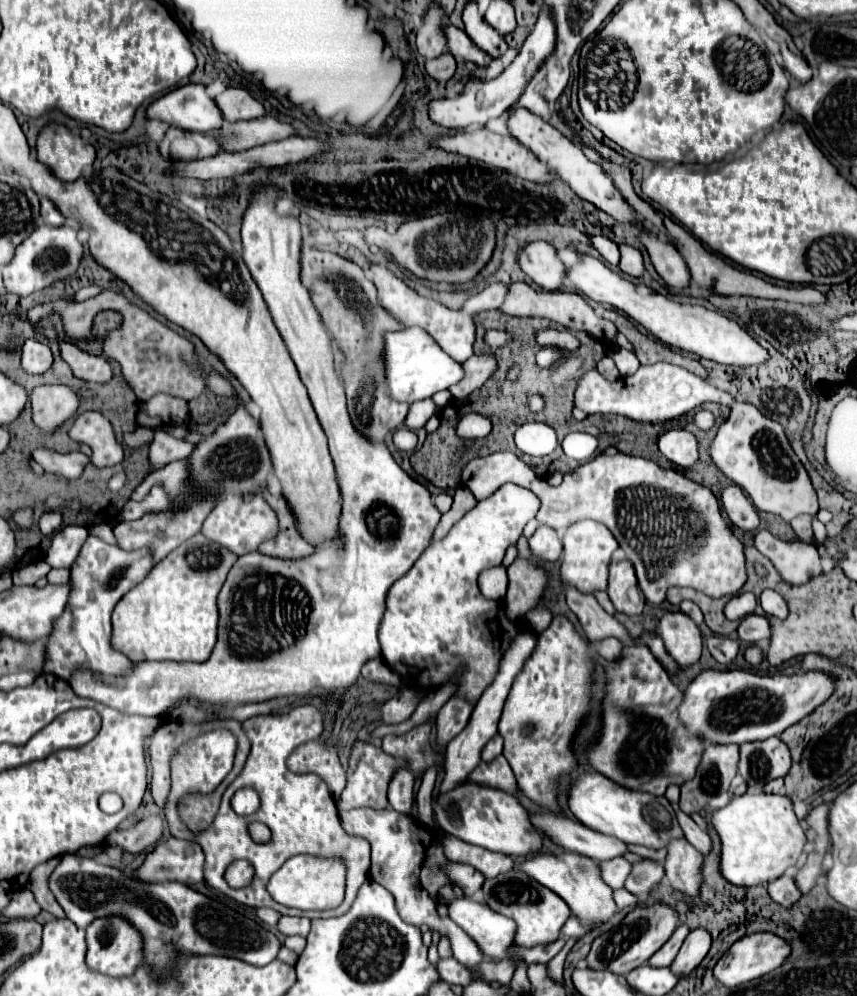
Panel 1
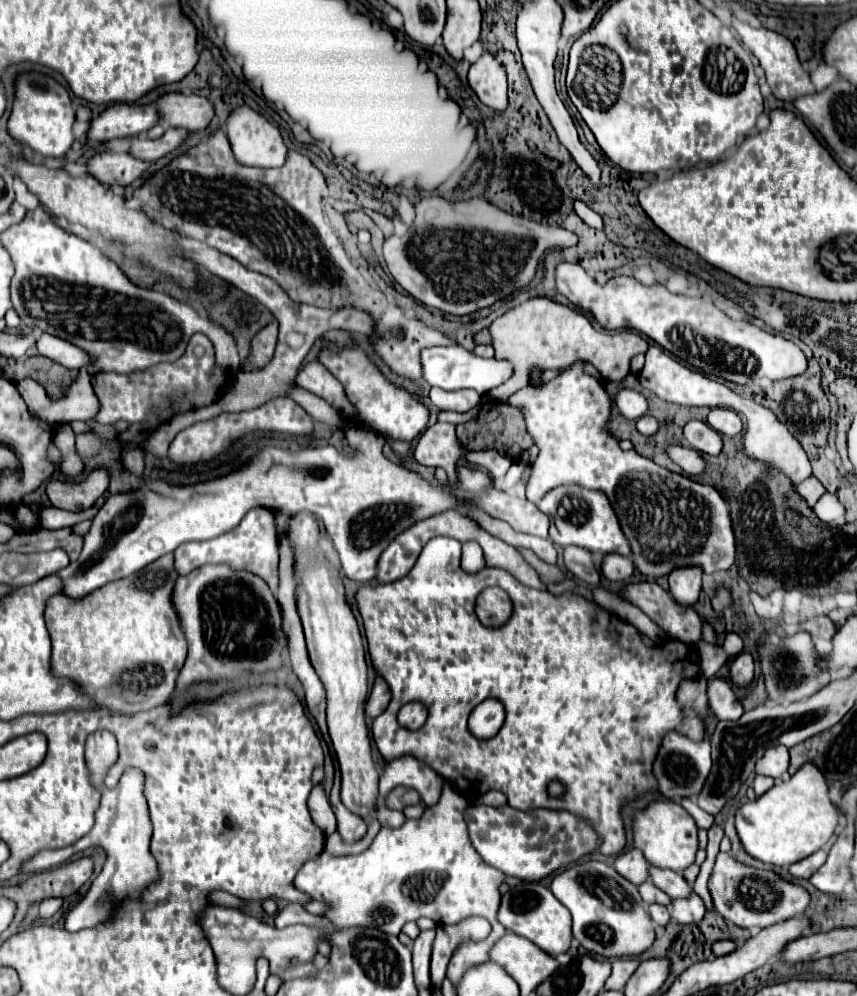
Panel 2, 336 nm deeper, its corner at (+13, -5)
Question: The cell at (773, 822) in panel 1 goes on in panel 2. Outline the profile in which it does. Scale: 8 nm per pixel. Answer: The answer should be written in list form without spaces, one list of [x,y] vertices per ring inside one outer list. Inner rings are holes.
[[[805,763],[789,781],[773,785],[759,799],[745,803],[735,815],[735,827],[745,851],[769,865],[793,865],[821,849],[833,835],[839,809],[829,799],[829,785],[821,769]]]

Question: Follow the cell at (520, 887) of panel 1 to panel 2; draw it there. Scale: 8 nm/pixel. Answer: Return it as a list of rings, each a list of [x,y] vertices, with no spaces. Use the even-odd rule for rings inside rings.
[[[521,883],[513,887],[513,893],[505,893],[501,899],[501,909],[499,909],[499,921],[513,933],[527,937],[533,941],[537,947],[541,947],[549,955],[559,955],[565,953],[571,945],[571,915],[569,910],[553,899],[553,893],[539,885],[539,883]]]

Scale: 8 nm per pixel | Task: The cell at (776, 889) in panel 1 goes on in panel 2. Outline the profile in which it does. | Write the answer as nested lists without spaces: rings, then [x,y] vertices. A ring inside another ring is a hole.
[[[823,847],[823,849],[819,849],[817,853],[813,853],[813,855],[809,855],[809,857],[805,857],[801,863],[793,863],[791,867],[789,867],[789,871],[791,871],[791,875],[795,875],[795,877],[803,877],[803,879],[809,879],[823,863],[825,863],[825,859],[827,859],[827,847]]]

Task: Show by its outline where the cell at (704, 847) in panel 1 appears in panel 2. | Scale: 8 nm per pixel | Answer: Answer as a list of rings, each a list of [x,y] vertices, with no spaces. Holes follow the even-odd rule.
[[[729,853],[717,855],[717,865],[713,867],[709,879],[709,891],[713,897],[715,911],[719,915],[723,915],[727,921],[731,921],[741,929],[753,929],[753,933],[771,927],[775,923],[787,921],[789,917],[803,915],[811,901],[809,891],[803,889],[801,885],[781,879],[781,875],[771,869],[757,869],[743,865],[735,861]],[[741,883],[743,883],[743,893],[741,893]]]

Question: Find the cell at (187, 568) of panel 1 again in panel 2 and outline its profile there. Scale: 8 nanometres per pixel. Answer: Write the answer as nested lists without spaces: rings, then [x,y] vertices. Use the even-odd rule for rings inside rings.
[[[169,553],[125,579],[99,587],[97,591],[85,595],[85,599],[65,599],[65,595],[51,597],[45,621],[51,635],[53,677],[77,683],[85,695],[93,695],[97,703],[105,703],[117,711],[145,711],[165,703],[175,691],[175,681],[187,655],[187,641],[179,629],[171,603],[175,579],[173,553]]]

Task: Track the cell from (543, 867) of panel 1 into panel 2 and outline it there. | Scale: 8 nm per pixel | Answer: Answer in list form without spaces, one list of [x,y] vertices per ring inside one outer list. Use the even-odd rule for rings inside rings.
[[[587,861],[571,865],[551,883],[553,895],[573,915],[573,937],[589,953],[611,957],[639,957],[653,945],[655,929],[647,905],[637,887],[621,877],[611,865],[601,861]]]

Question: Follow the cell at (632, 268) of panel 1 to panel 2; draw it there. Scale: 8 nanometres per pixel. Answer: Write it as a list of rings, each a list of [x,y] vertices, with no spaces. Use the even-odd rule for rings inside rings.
[[[575,201],[575,203],[573,203],[573,209],[575,209],[575,213],[577,213],[589,227],[603,229],[603,221],[601,221],[601,217],[599,217],[591,207],[587,207],[587,205],[581,203],[581,201]]]

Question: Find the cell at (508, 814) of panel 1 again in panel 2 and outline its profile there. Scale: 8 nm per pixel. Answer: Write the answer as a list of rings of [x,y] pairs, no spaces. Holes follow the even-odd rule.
[[[471,805],[465,811],[465,821],[469,827],[471,843],[481,855],[481,859],[487,865],[503,871],[505,875],[523,881],[541,881],[543,877],[555,873],[563,865],[569,867],[579,857],[597,851],[597,847],[601,845],[601,837],[597,835],[597,831],[593,831],[593,825],[587,819],[569,815],[569,811],[531,809],[529,815],[527,811],[517,811],[509,805]]]

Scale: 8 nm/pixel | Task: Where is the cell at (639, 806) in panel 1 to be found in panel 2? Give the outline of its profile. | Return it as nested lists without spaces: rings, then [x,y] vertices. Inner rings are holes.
[[[655,801],[645,811],[639,811],[635,817],[635,847],[639,847],[645,859],[653,867],[671,869],[683,873],[689,865],[695,863],[697,853],[697,825],[693,817],[679,805],[671,801]]]

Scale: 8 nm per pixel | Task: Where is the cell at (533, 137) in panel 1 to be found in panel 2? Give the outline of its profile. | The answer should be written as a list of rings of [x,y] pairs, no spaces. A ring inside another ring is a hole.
[[[483,53],[471,65],[469,85],[485,105],[497,111],[507,107],[507,73],[491,53]]]

